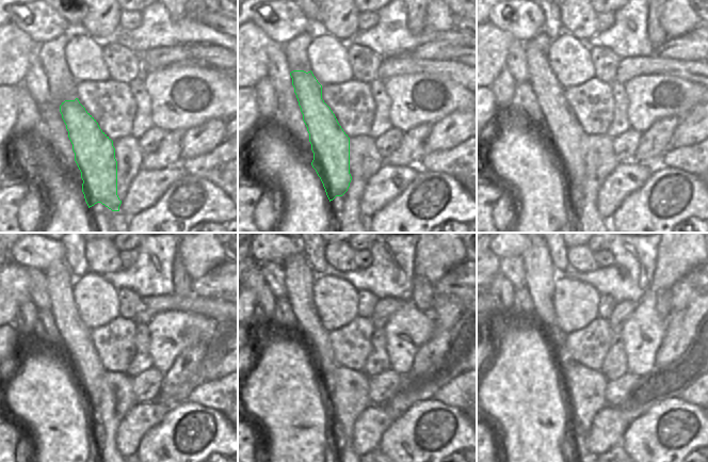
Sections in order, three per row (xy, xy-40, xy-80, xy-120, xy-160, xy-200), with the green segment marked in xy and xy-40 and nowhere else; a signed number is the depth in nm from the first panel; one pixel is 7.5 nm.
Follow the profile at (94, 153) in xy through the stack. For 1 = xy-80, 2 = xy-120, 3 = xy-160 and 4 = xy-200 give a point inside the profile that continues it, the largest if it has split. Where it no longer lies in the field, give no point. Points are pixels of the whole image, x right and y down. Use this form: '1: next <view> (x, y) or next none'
1: next xy-80 (566, 141)
2: next xy-120 (82, 360)
3: next xy-160 (300, 277)
4: next xy-200 (540, 273)

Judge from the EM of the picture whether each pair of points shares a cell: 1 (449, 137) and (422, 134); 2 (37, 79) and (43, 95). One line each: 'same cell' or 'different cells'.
1: different cells
2: same cell

